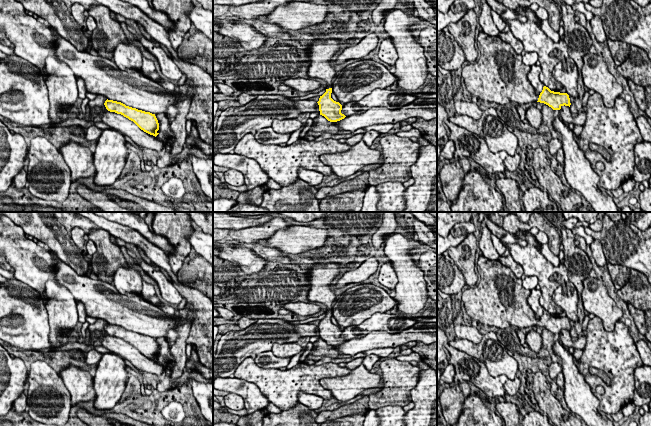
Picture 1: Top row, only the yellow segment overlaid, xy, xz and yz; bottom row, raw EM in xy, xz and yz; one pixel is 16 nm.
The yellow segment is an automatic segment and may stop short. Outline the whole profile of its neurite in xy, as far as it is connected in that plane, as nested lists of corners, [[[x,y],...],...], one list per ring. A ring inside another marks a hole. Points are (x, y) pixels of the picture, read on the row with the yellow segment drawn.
[[[106,100],[104,103],[106,109],[110,112],[121,114],[129,120],[133,121],[144,132],[157,136],[159,133],[159,123],[155,116],[150,112],[145,112],[126,106],[125,104],[113,100]]]

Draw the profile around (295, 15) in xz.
[[[291,1],[277,6],[270,14],[259,16],[258,19],[277,24],[286,30],[300,30],[321,23],[326,24],[329,16],[327,5]]]

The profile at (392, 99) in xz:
[[[377,88],[357,102],[342,105],[341,113],[345,116],[350,116],[355,114],[356,111],[366,111],[372,107],[399,109],[402,106],[413,103],[417,98],[419,97],[404,94],[398,90]]]

